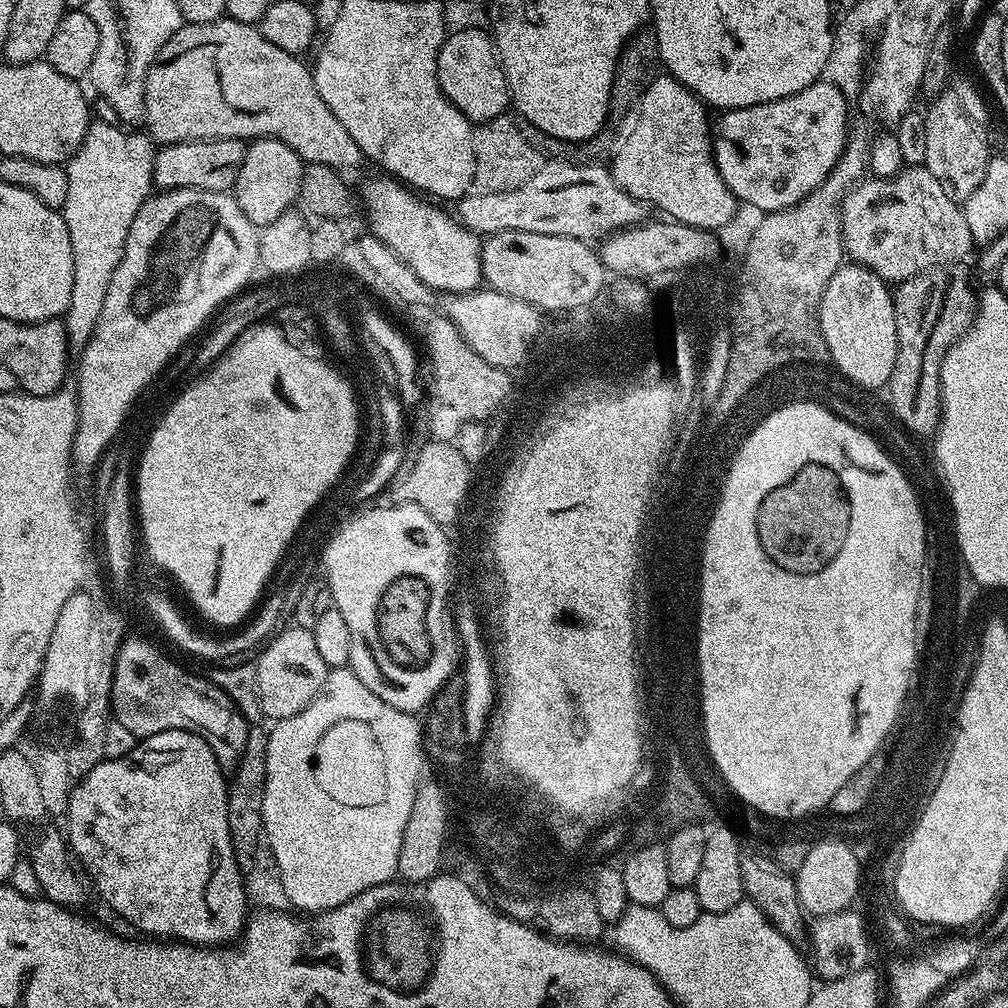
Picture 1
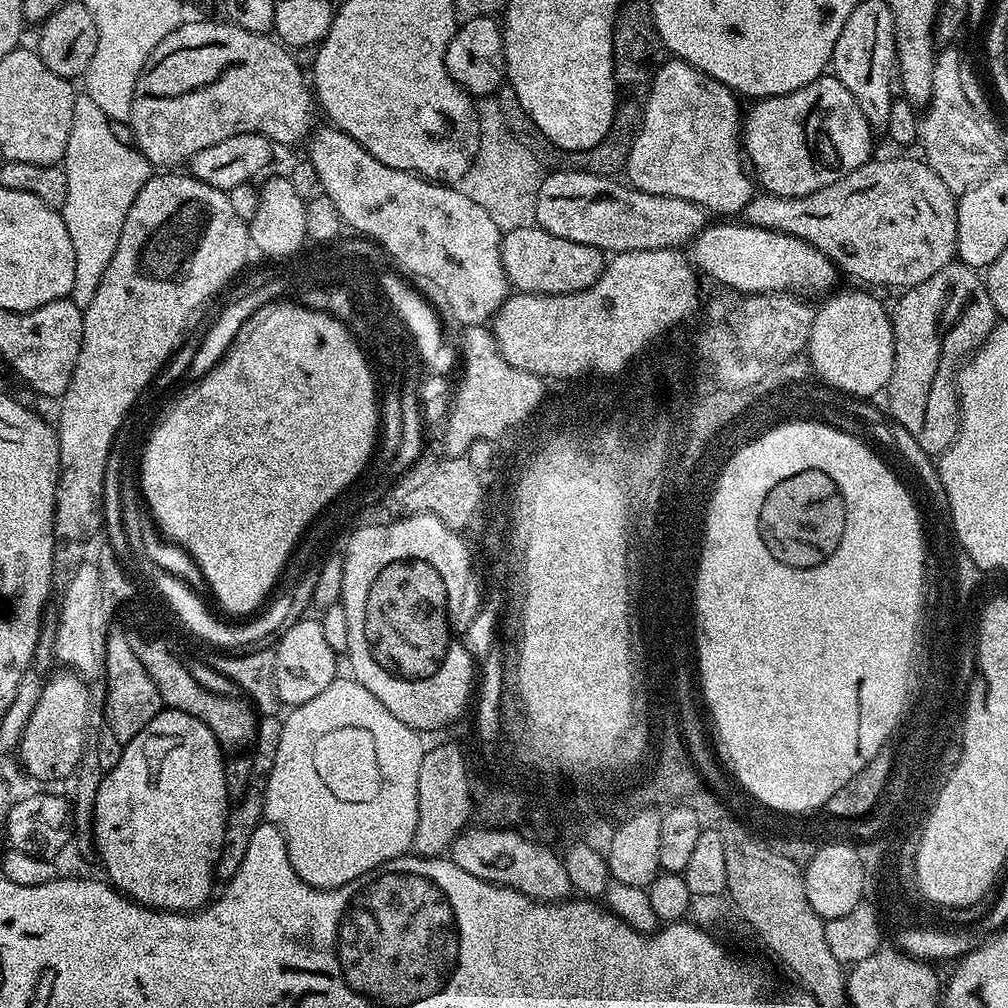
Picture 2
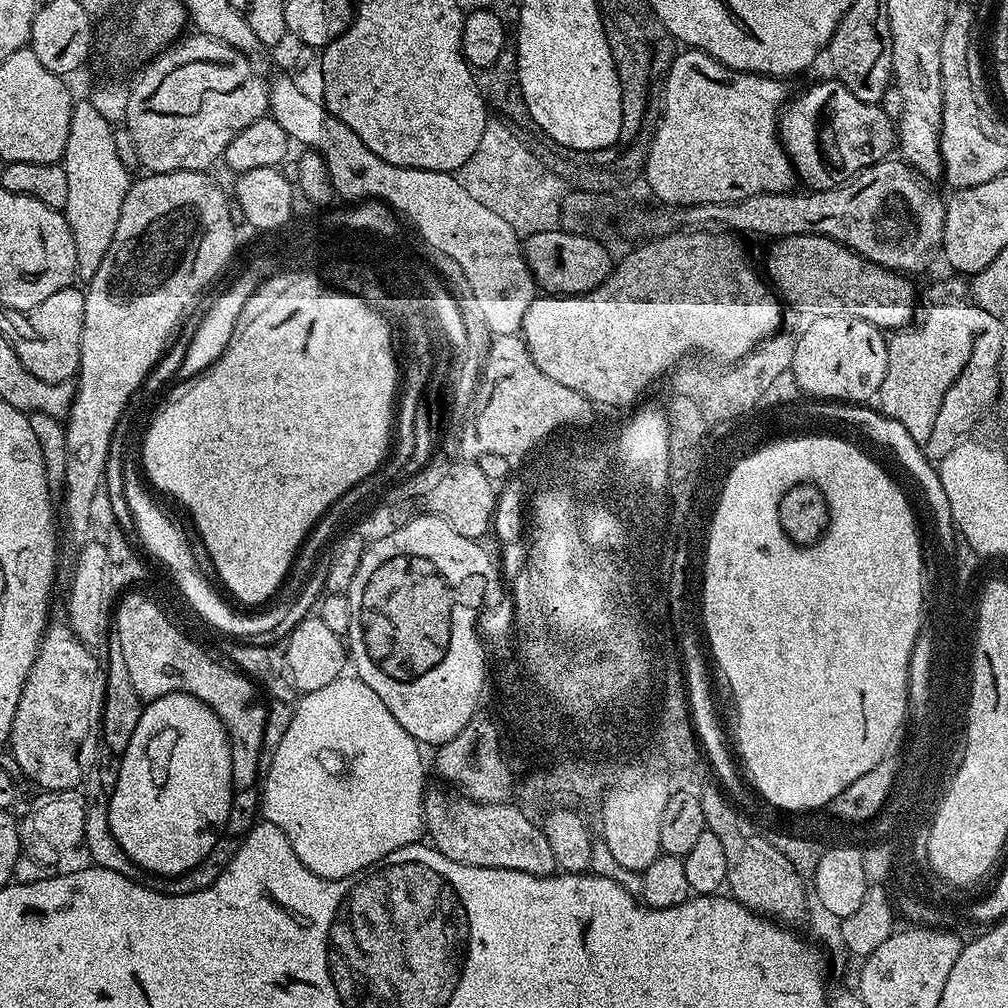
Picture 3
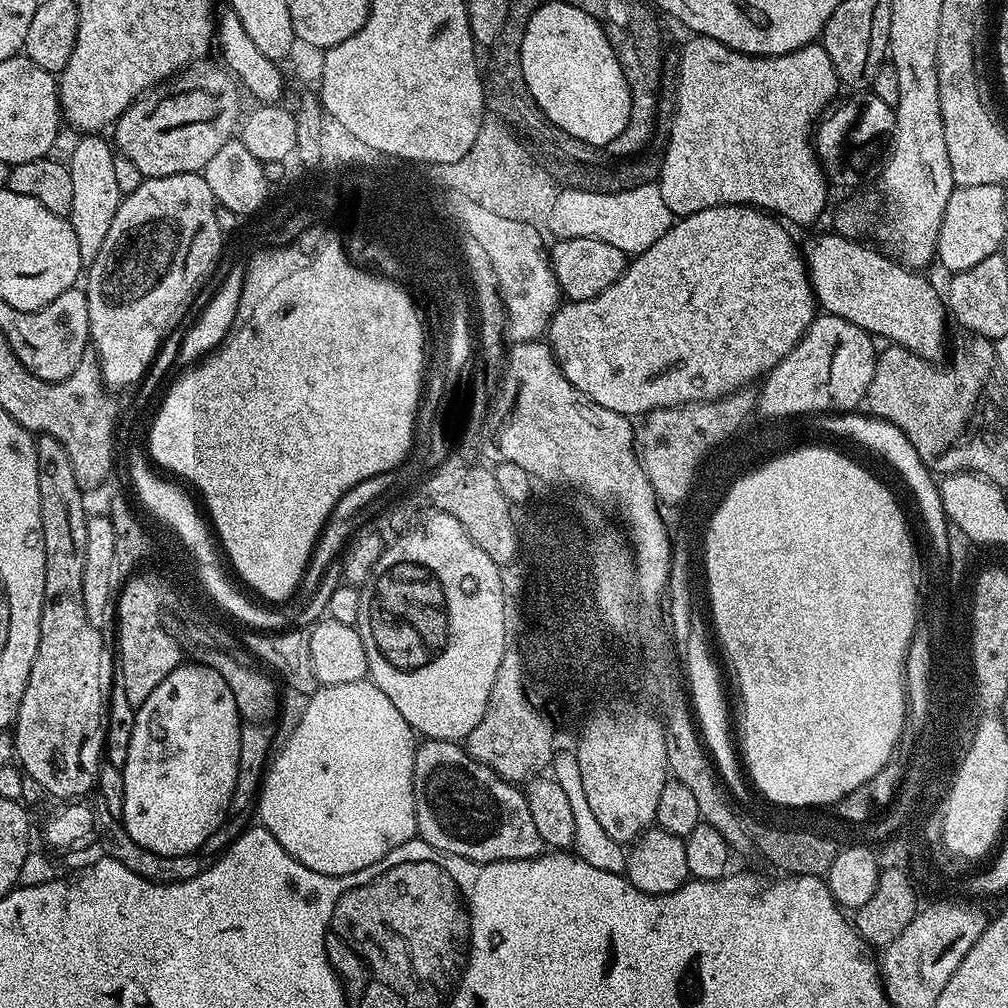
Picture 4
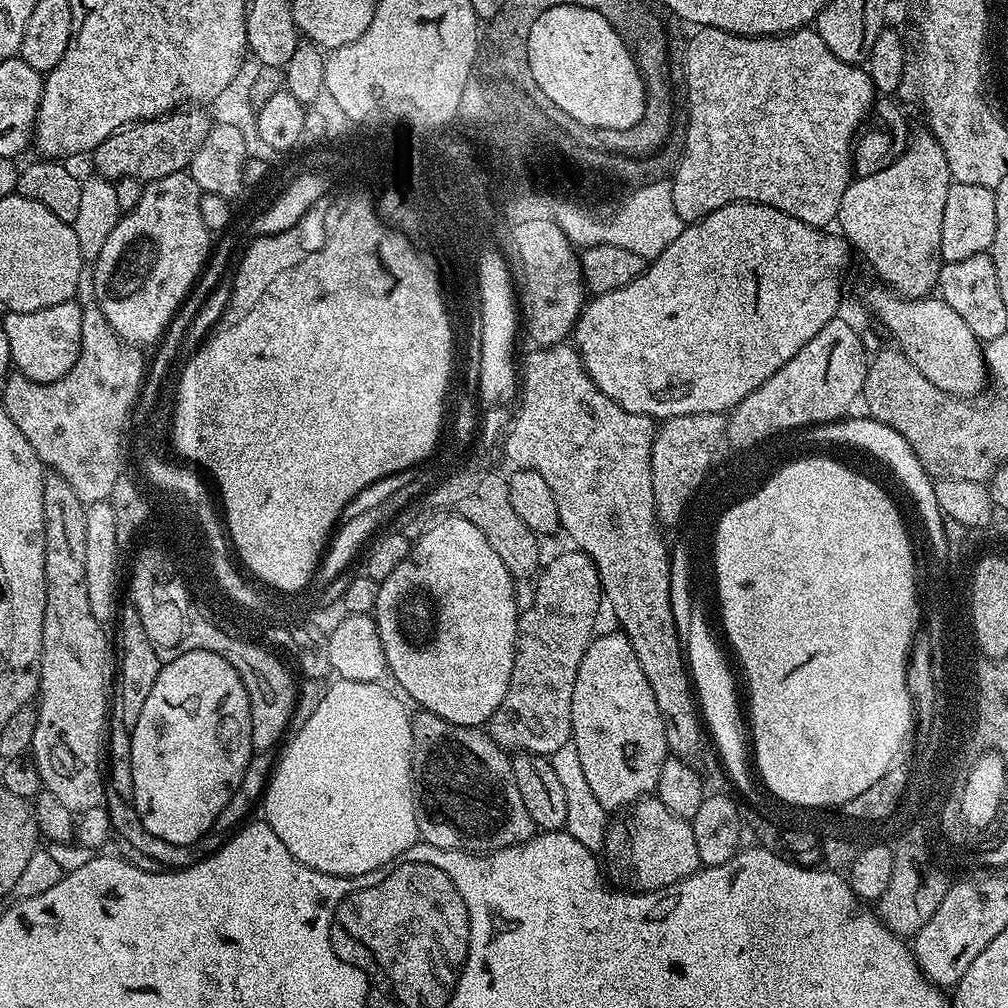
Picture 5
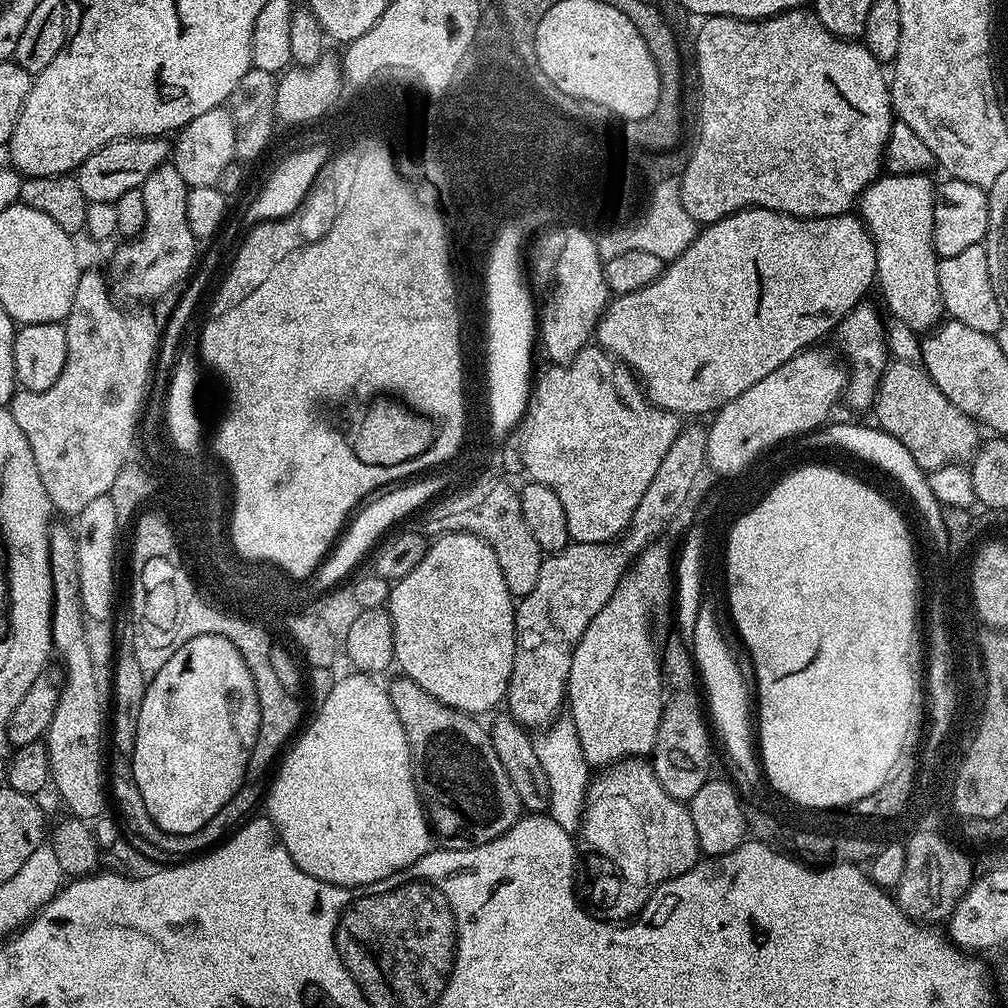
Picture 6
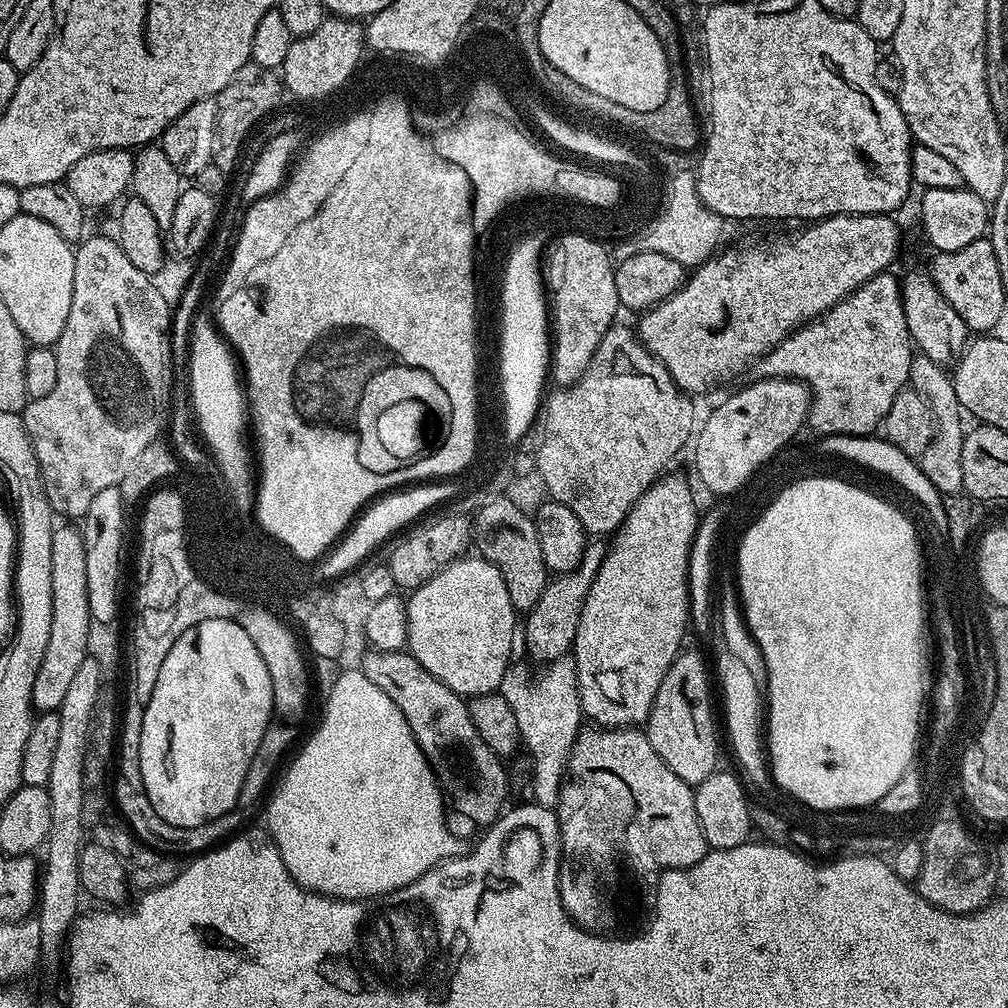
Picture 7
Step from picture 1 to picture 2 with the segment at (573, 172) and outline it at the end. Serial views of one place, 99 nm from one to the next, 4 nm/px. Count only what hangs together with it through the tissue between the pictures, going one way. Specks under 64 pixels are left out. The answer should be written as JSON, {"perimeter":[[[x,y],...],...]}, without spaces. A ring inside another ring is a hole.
{"perimeter":[[[587,172],[584,176],[556,176],[548,181],[544,186],[544,197],[536,202],[536,219],[544,221],[540,228],[558,234],[558,238],[570,238],[570,242],[582,242],[605,254],[615,254],[679,249],[703,228],[709,227],[710,216],[702,206],[686,202],[686,198],[670,198],[662,194],[644,193],[638,197],[639,188],[634,186],[626,192],[616,188],[616,184],[608,184],[611,177]]]}

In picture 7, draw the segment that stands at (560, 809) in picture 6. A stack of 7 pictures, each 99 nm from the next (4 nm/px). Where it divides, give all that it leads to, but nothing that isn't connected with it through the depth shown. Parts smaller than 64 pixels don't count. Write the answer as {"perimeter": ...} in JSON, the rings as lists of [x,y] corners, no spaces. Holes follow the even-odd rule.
{"perimeter":[[[571,655],[561,656],[551,661],[541,676],[532,676],[532,672],[524,664],[513,663],[506,670],[498,689],[501,696],[510,702],[510,710],[514,710],[514,719],[518,722],[520,739],[523,747],[528,748],[528,756],[532,759],[532,796],[535,803],[544,808],[555,809],[560,802],[560,790],[564,786],[568,772],[568,760],[572,757],[572,747],[576,745],[576,738],[582,731],[582,713],[580,710],[580,691],[578,690],[578,674],[576,662]]]}

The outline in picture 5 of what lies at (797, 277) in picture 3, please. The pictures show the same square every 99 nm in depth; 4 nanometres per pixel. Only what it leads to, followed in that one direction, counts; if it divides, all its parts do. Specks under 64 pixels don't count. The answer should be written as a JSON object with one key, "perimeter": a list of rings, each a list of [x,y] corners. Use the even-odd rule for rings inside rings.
{"perimeter":[[[879,286],[868,292],[868,308],[888,327],[890,335],[896,339],[895,347],[938,390],[961,398],[976,398],[990,380],[988,365],[984,361],[984,349],[981,341],[966,326],[962,318],[943,298],[929,294],[919,300],[909,300],[907,296],[898,296],[891,288]]]}

